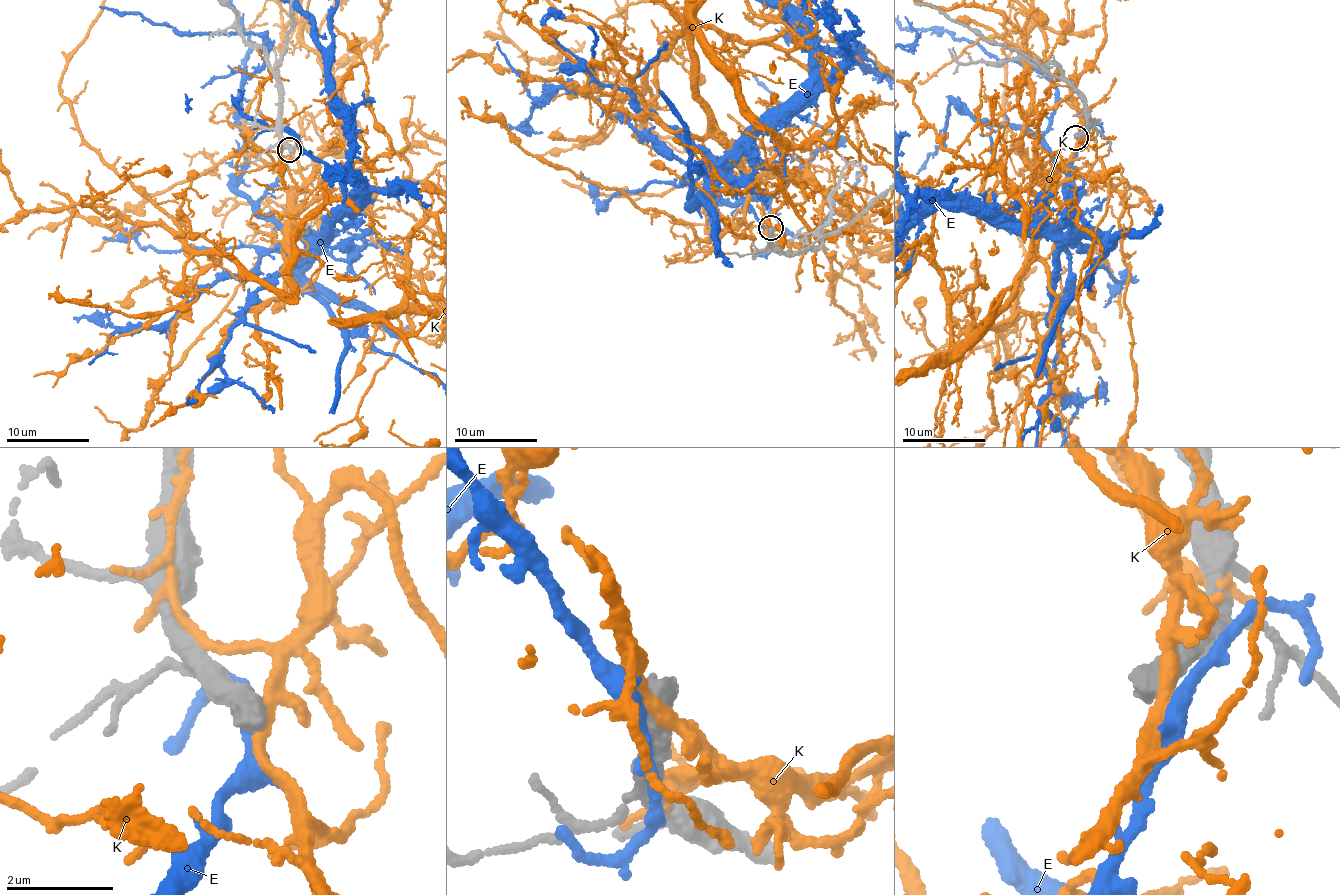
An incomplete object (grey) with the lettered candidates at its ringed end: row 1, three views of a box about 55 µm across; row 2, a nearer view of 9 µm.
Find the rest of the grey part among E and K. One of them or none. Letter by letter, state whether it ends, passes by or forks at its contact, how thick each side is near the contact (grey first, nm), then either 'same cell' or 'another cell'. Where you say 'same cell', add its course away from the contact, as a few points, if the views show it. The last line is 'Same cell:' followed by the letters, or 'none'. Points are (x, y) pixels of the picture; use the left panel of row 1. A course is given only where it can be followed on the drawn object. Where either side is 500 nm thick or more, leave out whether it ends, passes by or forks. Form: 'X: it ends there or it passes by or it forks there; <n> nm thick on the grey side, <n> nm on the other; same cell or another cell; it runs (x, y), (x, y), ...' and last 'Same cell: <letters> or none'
E: 600 nm thick on the grey side, 280 nm on the other; another cell
K: 550 nm thick on the grey side, 280 nm on the other; another cell
Same cell: none

